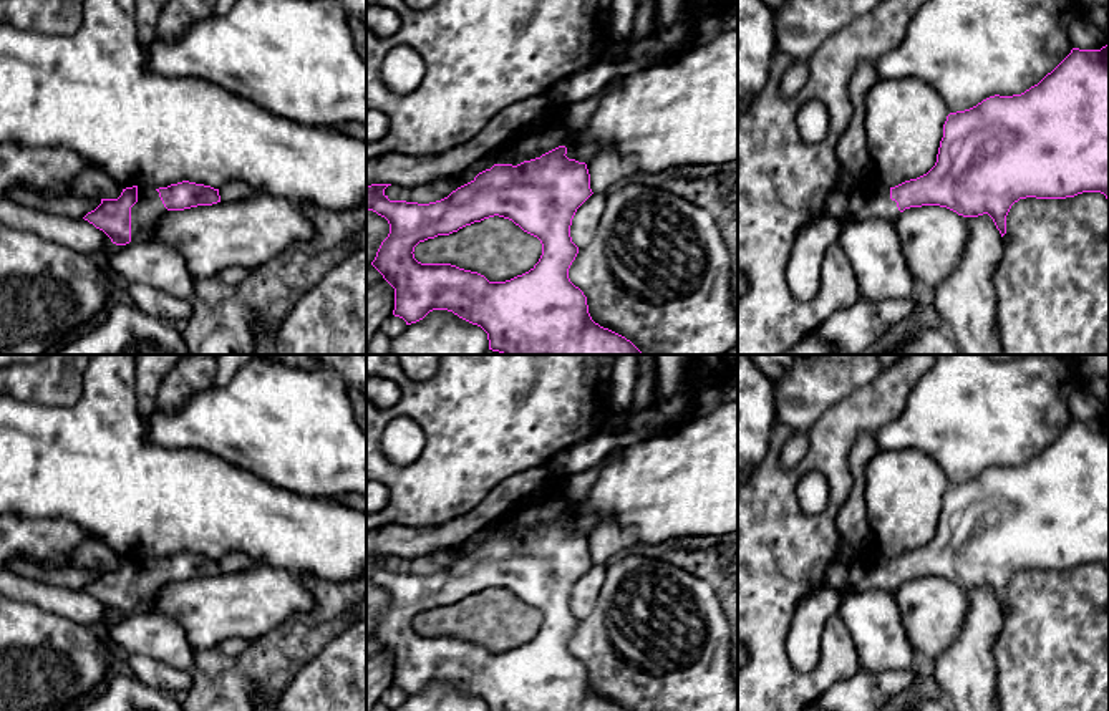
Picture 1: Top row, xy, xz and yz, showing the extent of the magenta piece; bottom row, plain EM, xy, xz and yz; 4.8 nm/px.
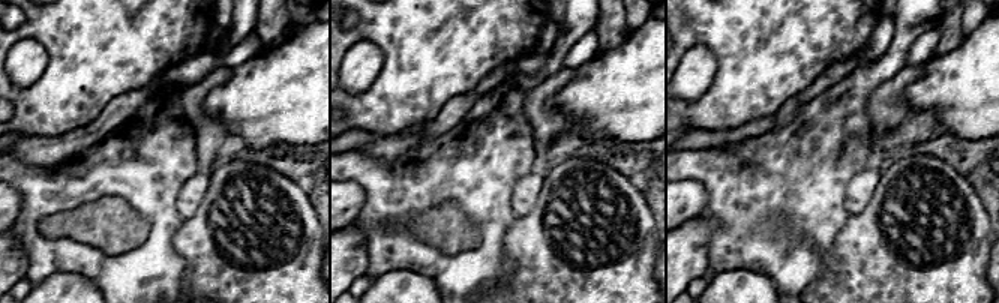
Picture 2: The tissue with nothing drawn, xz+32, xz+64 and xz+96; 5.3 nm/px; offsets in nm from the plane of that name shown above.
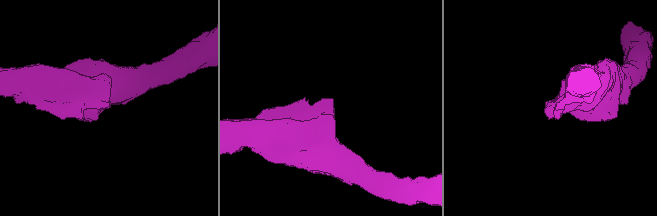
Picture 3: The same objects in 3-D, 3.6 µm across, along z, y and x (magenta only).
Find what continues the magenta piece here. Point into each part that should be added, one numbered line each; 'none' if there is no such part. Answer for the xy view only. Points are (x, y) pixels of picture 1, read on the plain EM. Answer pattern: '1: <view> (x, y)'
1: xy (148, 582)

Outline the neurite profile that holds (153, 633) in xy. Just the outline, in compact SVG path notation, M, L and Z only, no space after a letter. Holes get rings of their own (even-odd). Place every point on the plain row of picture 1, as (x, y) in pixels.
M143 608L126 617L113 615L99 633L121 655L144 655L179 670L196 666L197 653L182 626L162 612Z

